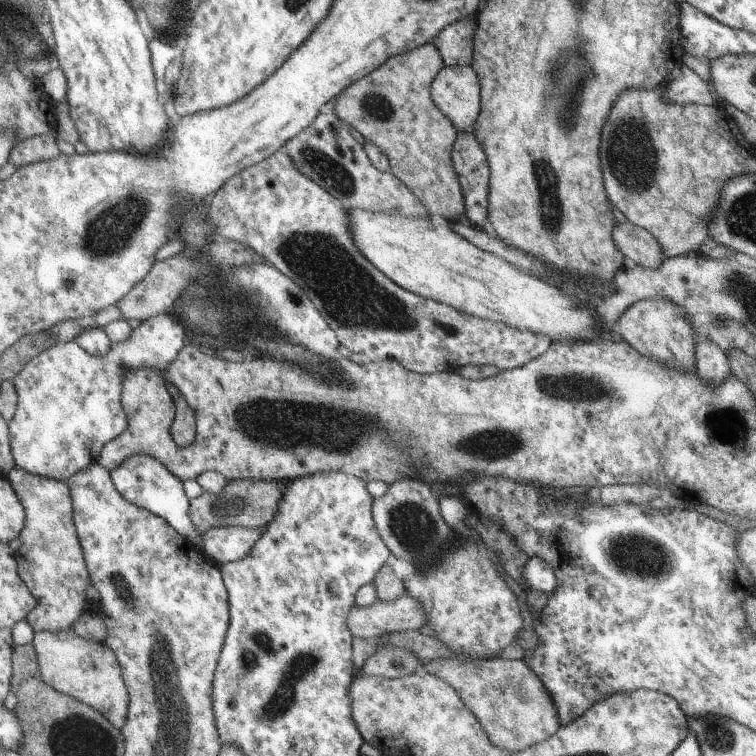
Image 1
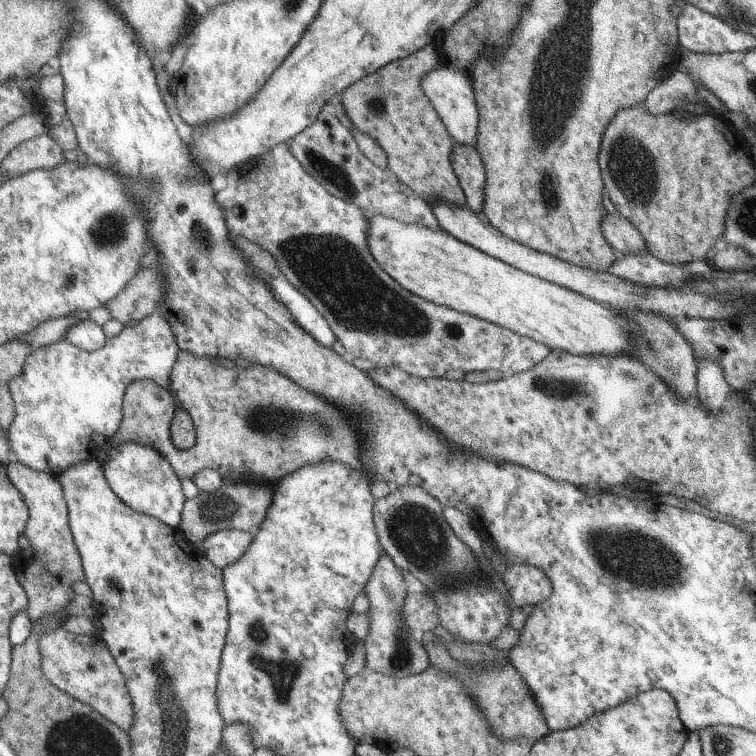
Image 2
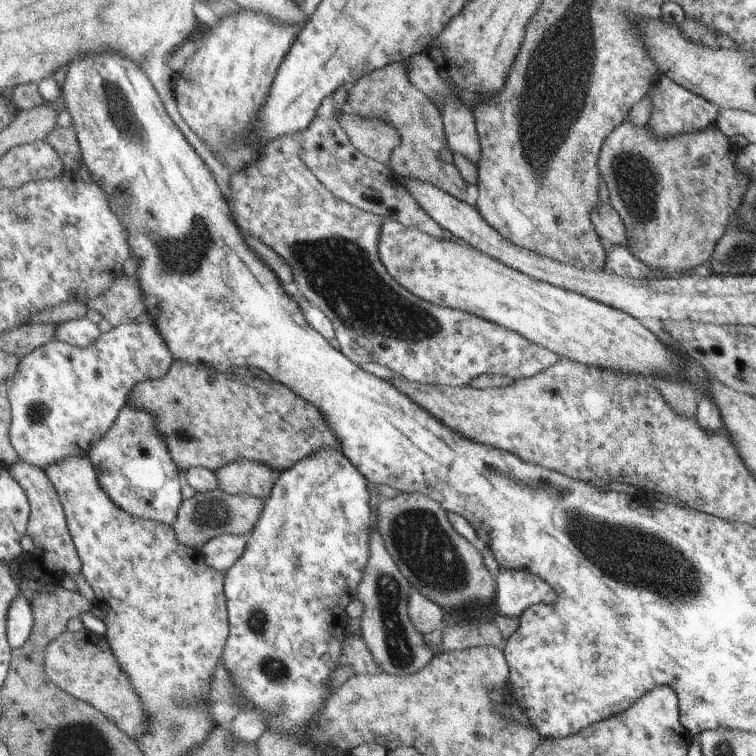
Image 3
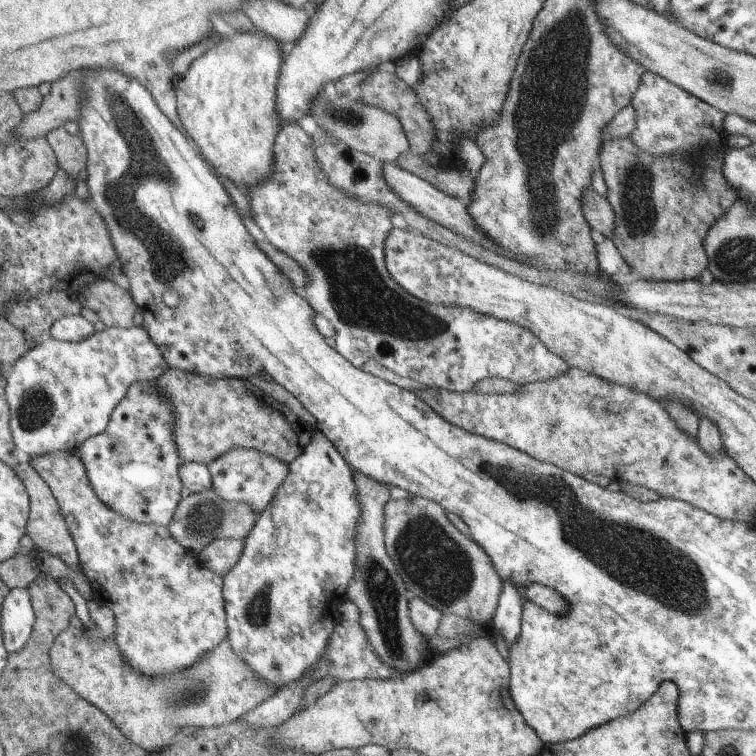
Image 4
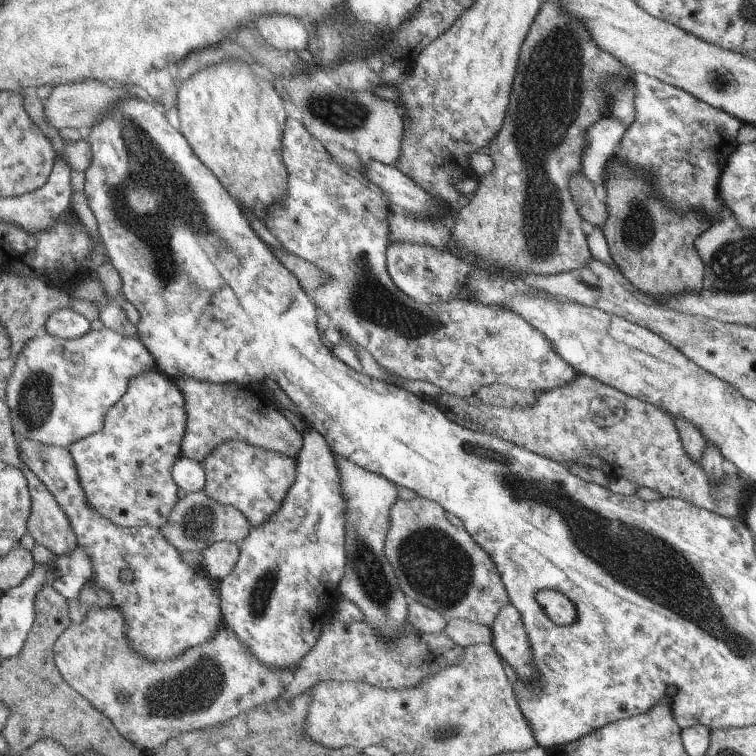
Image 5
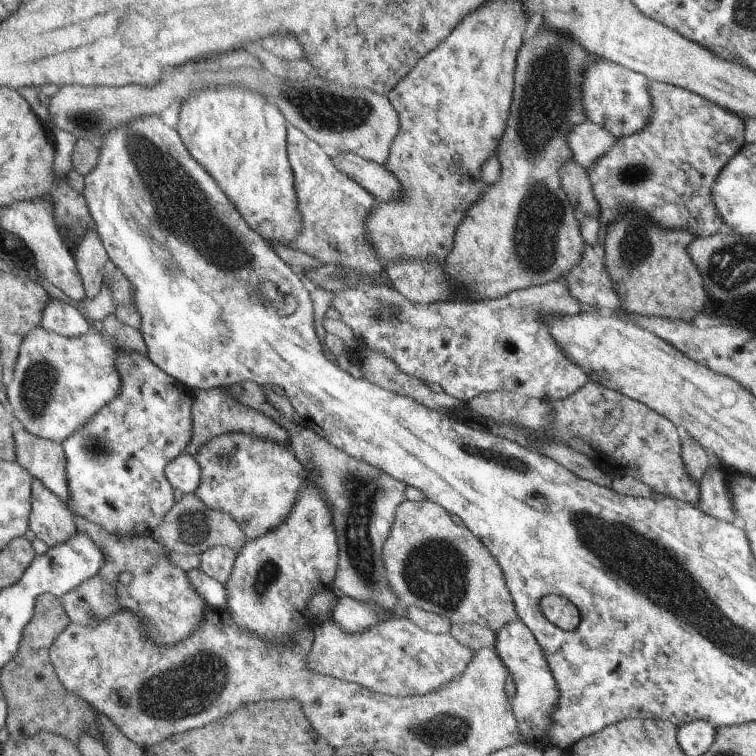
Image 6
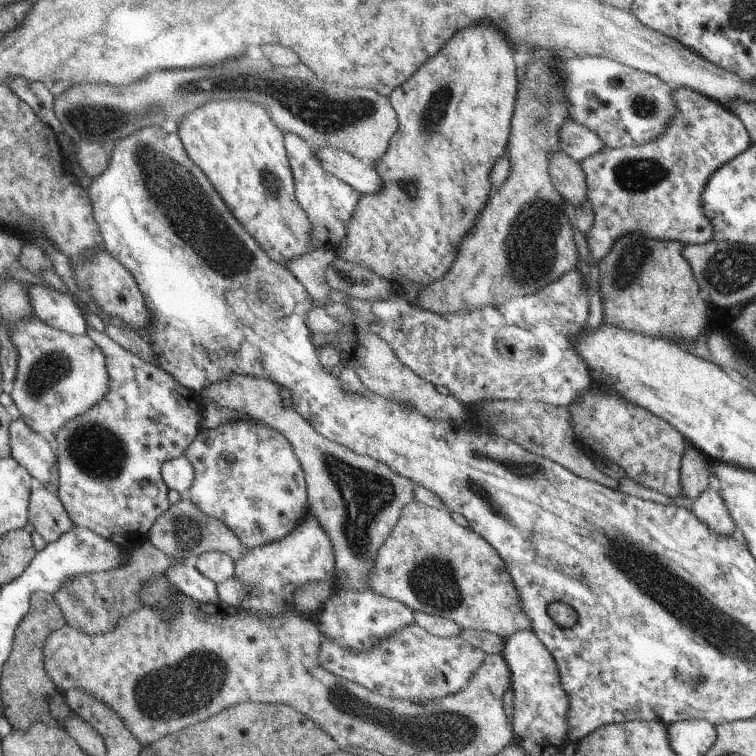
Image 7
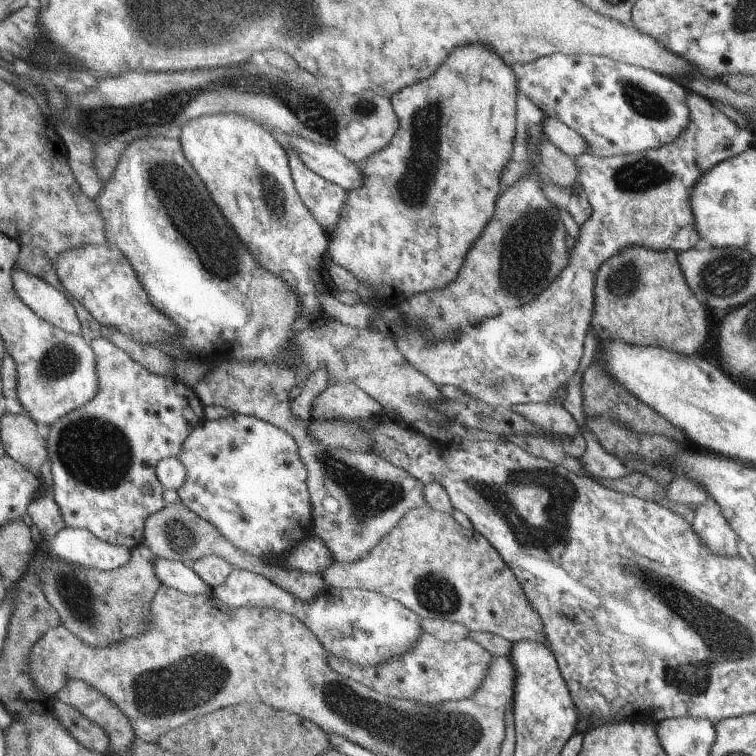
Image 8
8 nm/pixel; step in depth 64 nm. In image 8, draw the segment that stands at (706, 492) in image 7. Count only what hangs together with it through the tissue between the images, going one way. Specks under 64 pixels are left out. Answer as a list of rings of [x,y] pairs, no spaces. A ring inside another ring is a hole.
[[[709,496],[693,508],[689,523],[694,527],[699,540],[717,556],[739,556],[736,534],[729,528],[722,509]]]

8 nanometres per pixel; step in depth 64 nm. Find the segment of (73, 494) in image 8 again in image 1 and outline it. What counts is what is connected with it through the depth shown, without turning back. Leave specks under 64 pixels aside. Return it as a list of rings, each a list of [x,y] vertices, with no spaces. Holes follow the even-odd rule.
[[[139,454],[127,458],[125,462],[119,464],[117,468],[109,470],[109,472],[114,487],[123,497],[131,501],[131,504],[136,504],[139,508],[155,513],[155,516],[163,517],[163,520],[166,520],[171,528],[176,529],[179,534],[202,552],[202,536],[197,534],[195,525],[189,518],[190,501],[183,493],[182,481],[174,473],[171,473],[161,461],[155,460],[155,456]]]

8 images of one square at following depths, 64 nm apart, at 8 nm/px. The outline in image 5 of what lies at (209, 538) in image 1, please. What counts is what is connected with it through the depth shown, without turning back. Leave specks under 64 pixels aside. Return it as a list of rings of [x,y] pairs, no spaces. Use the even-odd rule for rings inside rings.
[[[219,542],[219,544],[208,545],[201,556],[199,569],[213,580],[220,582],[234,570],[235,563],[238,562],[239,549],[236,544]]]

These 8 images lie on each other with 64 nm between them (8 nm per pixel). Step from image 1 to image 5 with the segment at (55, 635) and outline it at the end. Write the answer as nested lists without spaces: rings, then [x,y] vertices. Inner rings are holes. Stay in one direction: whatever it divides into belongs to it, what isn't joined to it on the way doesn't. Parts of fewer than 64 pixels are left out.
[[[114,607],[91,612],[91,616],[87,616],[87,620],[81,624],[72,622],[55,643],[54,659],[67,684],[87,697],[120,734],[143,752],[161,748],[169,739],[184,732],[226,723],[259,704],[277,699],[286,690],[286,681],[297,670],[279,670],[259,664],[259,660],[235,636],[234,630],[225,624],[225,620],[222,620],[215,636],[206,643],[189,648],[175,659],[147,661],[143,656],[137,656],[131,648],[131,640],[127,640],[126,636],[126,621]]]

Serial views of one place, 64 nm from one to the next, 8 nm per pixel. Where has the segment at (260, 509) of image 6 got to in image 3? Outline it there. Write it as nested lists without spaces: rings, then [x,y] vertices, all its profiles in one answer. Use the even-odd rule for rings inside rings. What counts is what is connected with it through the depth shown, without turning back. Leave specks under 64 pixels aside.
[[[235,460],[215,470],[217,486],[229,496],[253,496],[265,500],[282,472],[275,472],[263,462]]]

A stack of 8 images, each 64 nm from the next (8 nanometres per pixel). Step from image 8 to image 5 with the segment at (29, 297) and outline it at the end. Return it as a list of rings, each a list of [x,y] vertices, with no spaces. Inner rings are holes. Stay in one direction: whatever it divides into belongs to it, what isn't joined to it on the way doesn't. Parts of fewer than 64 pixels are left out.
[[[70,307],[61,308],[51,314],[45,328],[59,338],[73,339],[91,332],[91,322]]]

